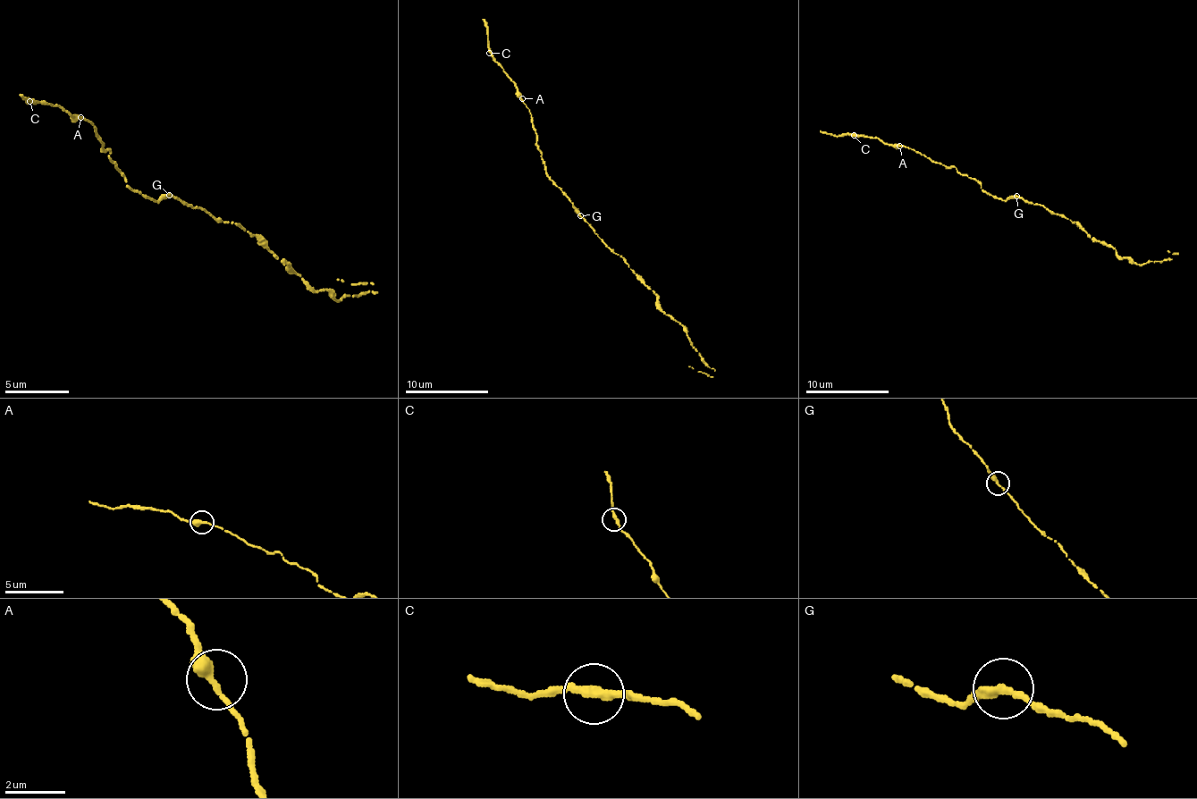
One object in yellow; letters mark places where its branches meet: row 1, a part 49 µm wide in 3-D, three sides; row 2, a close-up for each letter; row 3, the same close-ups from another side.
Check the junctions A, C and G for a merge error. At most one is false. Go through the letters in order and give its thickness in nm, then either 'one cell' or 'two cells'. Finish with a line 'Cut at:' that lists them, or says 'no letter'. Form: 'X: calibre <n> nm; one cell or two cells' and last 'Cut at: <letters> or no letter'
A: calibre 300 nm; one cell
C: calibre 300 nm; one cell
G: calibre 300 nm; one cell
Cut at: no letter

